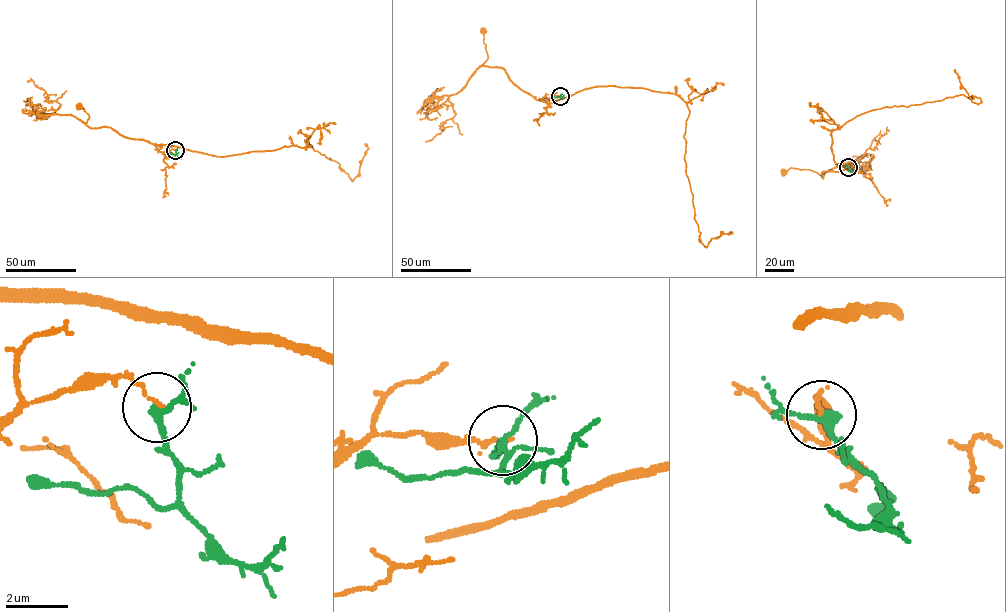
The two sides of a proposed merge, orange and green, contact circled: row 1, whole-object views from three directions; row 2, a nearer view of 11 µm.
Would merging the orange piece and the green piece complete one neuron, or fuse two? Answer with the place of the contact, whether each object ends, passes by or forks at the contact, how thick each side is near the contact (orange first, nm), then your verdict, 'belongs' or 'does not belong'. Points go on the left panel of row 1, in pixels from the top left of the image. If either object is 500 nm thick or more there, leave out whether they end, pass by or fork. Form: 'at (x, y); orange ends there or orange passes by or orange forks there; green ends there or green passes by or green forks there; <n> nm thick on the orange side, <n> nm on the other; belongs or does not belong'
at (175, 150); orange ends there; green passes by; 100 nm thick on the orange side, 240 nm on the other; does not belong

